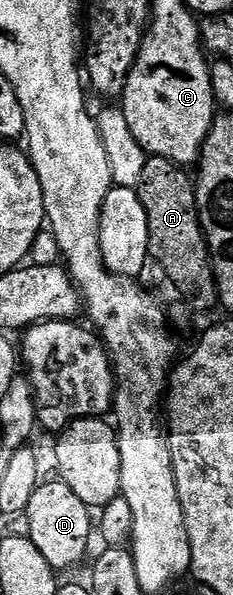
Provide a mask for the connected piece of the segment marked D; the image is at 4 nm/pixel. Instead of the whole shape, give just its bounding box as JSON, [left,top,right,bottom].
[24,479,90,571]

